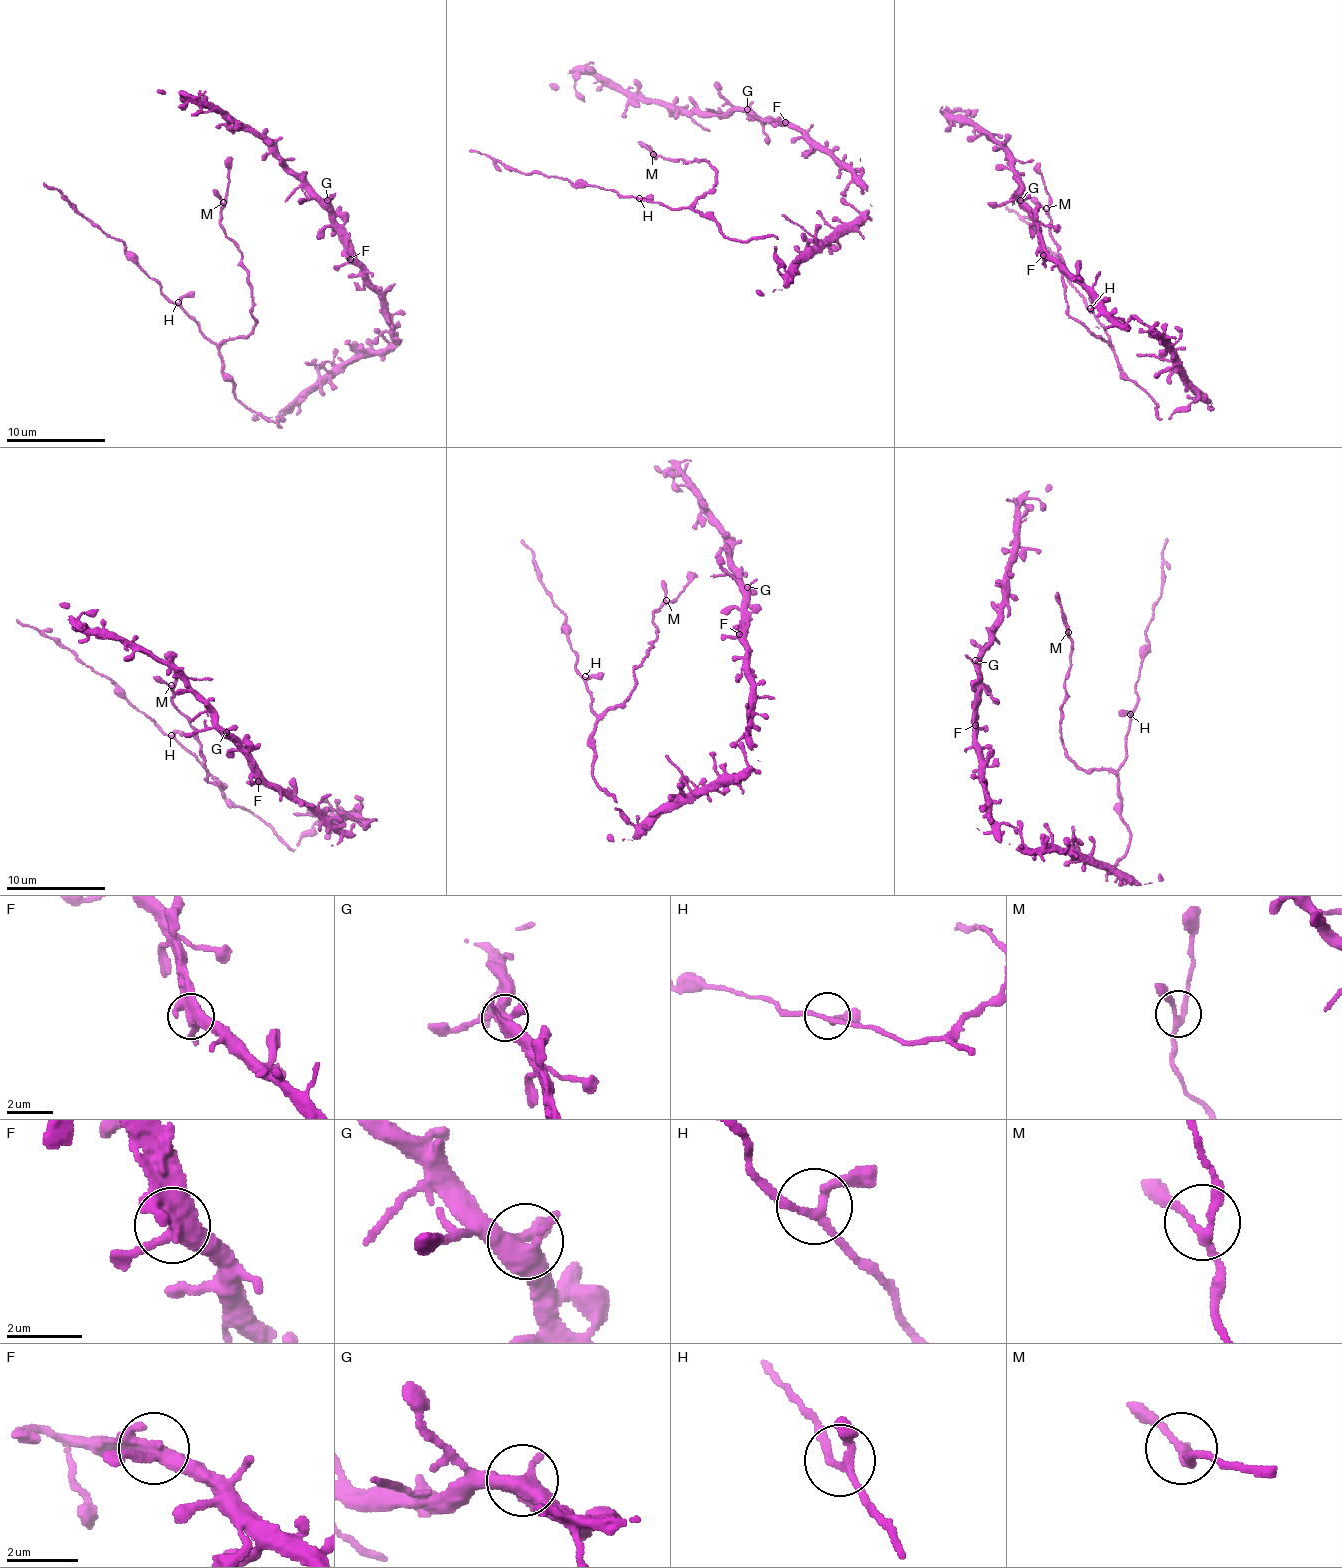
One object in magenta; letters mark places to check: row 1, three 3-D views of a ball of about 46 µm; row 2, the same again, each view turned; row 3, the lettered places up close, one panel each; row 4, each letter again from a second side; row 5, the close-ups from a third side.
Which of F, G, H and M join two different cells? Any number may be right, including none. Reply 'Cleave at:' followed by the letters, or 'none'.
Cleave at: none

